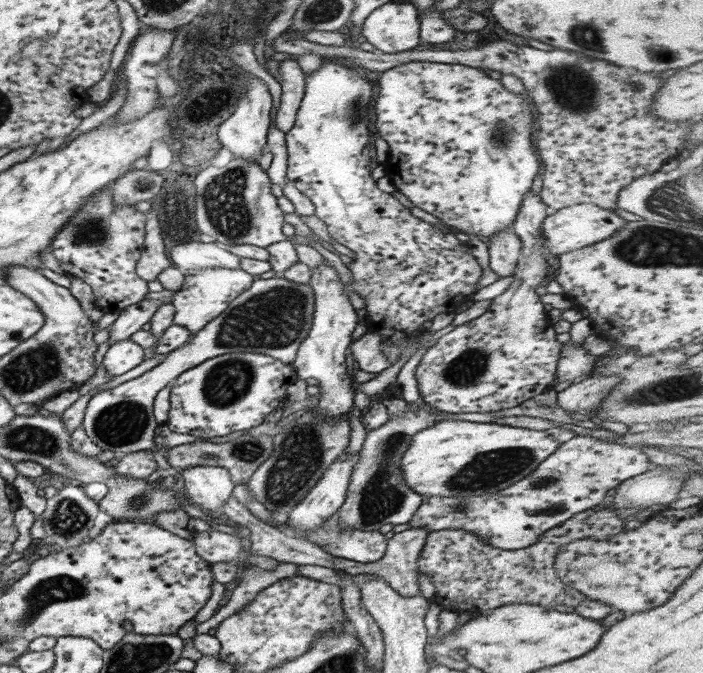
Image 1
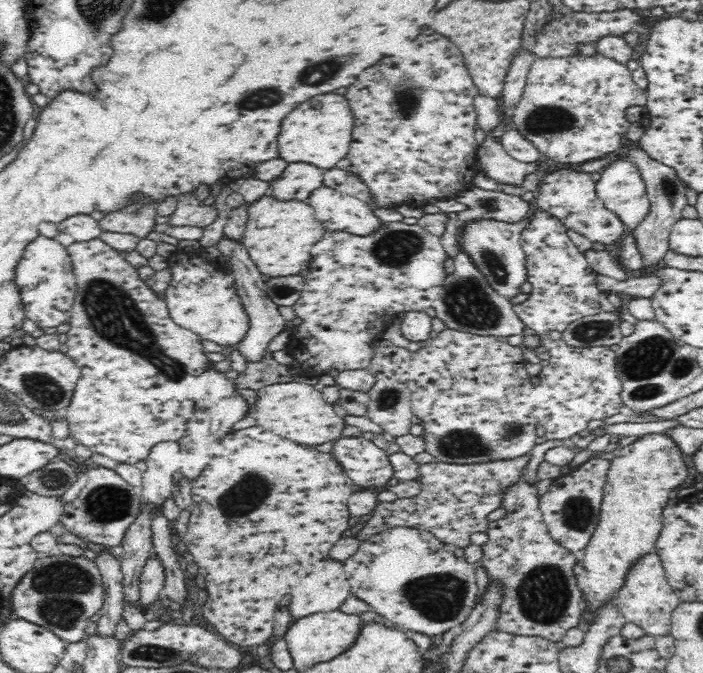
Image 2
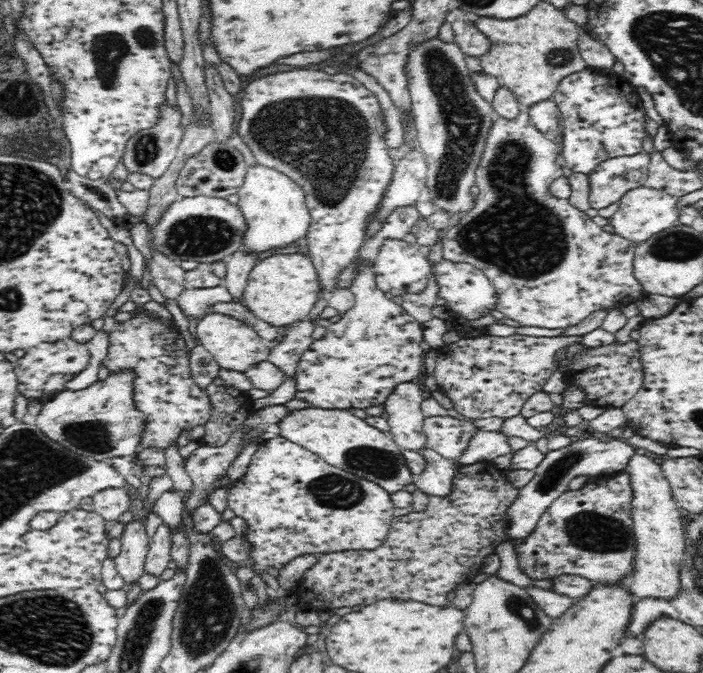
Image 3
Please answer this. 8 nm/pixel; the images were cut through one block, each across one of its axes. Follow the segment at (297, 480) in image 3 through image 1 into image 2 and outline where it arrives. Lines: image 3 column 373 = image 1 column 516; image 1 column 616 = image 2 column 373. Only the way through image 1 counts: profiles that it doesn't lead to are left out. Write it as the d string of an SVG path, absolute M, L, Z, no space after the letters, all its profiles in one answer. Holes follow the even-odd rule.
M361 436L338 439L331 452L356 488L384 487L393 478L386 452Z

